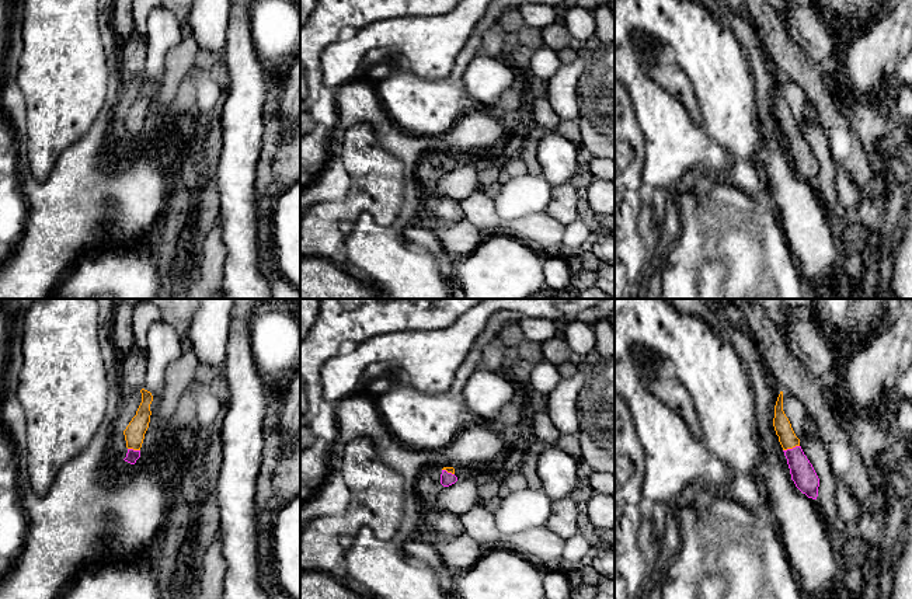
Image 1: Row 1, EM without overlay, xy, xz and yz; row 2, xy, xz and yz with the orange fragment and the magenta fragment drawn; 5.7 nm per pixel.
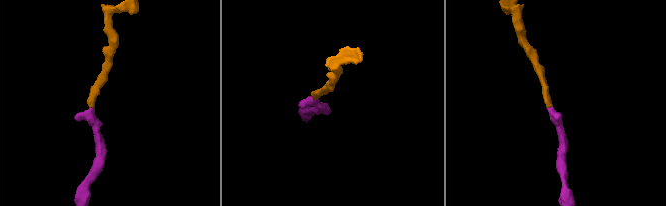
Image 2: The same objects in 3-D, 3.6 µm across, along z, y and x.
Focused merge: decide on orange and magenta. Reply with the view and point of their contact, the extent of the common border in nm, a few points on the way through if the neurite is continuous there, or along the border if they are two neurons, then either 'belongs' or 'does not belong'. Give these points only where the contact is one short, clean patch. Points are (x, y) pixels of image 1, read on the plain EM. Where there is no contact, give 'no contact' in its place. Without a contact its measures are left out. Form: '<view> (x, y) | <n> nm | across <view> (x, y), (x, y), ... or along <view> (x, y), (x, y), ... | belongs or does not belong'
yz (790, 133) | 100 nm | across yz (787, 124), (790, 133), (803, 160) | belongs

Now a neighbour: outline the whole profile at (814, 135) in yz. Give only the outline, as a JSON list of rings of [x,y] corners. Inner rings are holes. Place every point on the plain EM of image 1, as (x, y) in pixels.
[[[807,121],[800,125],[800,132],[819,164],[818,182],[815,188],[822,201],[824,209],[838,227],[850,227],[852,223],[847,212],[838,199],[835,187],[836,164],[831,154],[831,140],[826,132],[818,122],[810,123]]]

